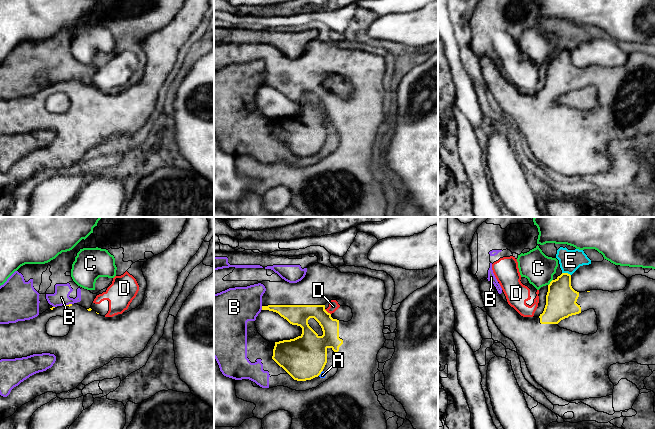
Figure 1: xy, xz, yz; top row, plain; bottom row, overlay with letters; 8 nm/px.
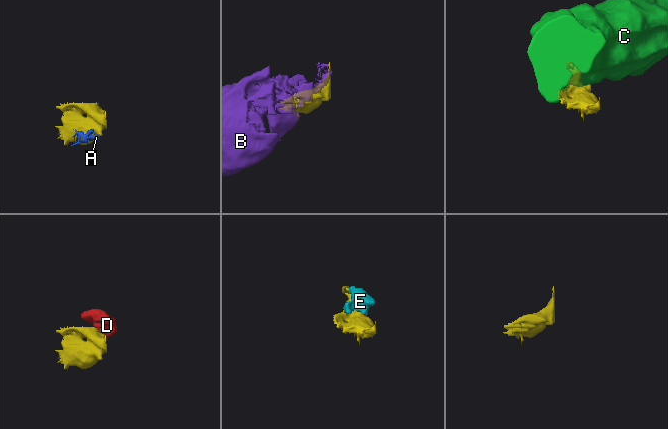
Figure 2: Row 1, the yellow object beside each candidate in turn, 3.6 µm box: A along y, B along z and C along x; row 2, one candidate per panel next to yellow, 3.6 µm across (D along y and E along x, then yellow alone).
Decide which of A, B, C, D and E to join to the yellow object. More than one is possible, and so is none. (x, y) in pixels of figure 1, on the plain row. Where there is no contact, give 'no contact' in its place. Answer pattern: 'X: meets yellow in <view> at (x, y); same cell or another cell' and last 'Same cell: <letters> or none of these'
A: meets yellow in xz at (320, 149); another cell
B: meets yellow in xz at (262, 84); another cell
C: meets yellow in yz at (550, 58); another cell
D: meets yellow in xz at (326, 87); another cell
E: meets yellow in yz at (566, 49); another cell
Same cell: none of these

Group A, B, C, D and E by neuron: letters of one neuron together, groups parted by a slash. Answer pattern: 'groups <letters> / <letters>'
groups A B D E / C

